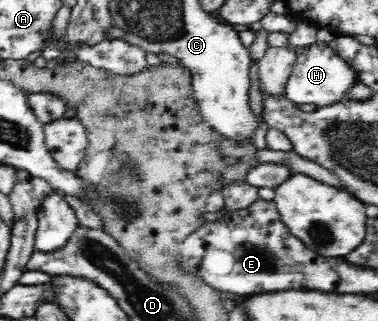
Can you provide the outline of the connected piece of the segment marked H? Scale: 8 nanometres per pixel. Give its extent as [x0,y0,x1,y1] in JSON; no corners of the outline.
[285,41,358,106]

